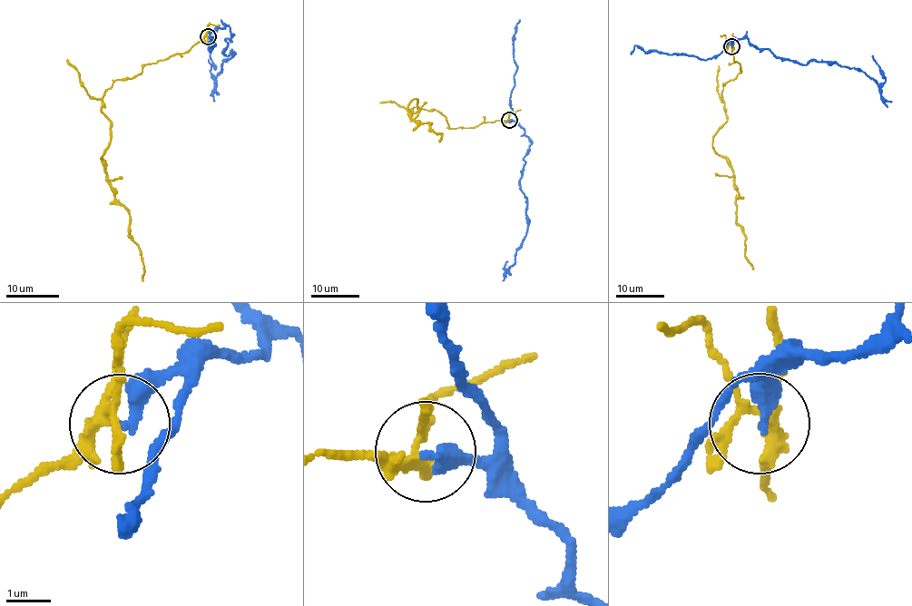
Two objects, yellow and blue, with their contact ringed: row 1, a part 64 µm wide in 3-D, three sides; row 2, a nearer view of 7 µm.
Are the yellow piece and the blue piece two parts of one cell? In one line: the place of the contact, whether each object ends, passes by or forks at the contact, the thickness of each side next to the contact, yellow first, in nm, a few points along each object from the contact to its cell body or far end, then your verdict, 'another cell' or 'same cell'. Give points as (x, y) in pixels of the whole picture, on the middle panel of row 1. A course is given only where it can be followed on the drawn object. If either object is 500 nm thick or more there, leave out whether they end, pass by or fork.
(509, 120) | yellow forks | blue ends | 220/300 nm | yellow via (508, 120), (452, 128), (435, 110), (409, 111), (417, 110), (415, 98), (412, 119), (431, 124), (439, 141) | blue via (509, 120), (518, 123), (531, 143), (519, 180), (526, 203), (528, 227), (514, 262), (504, 274), (507, 261) | another cell

